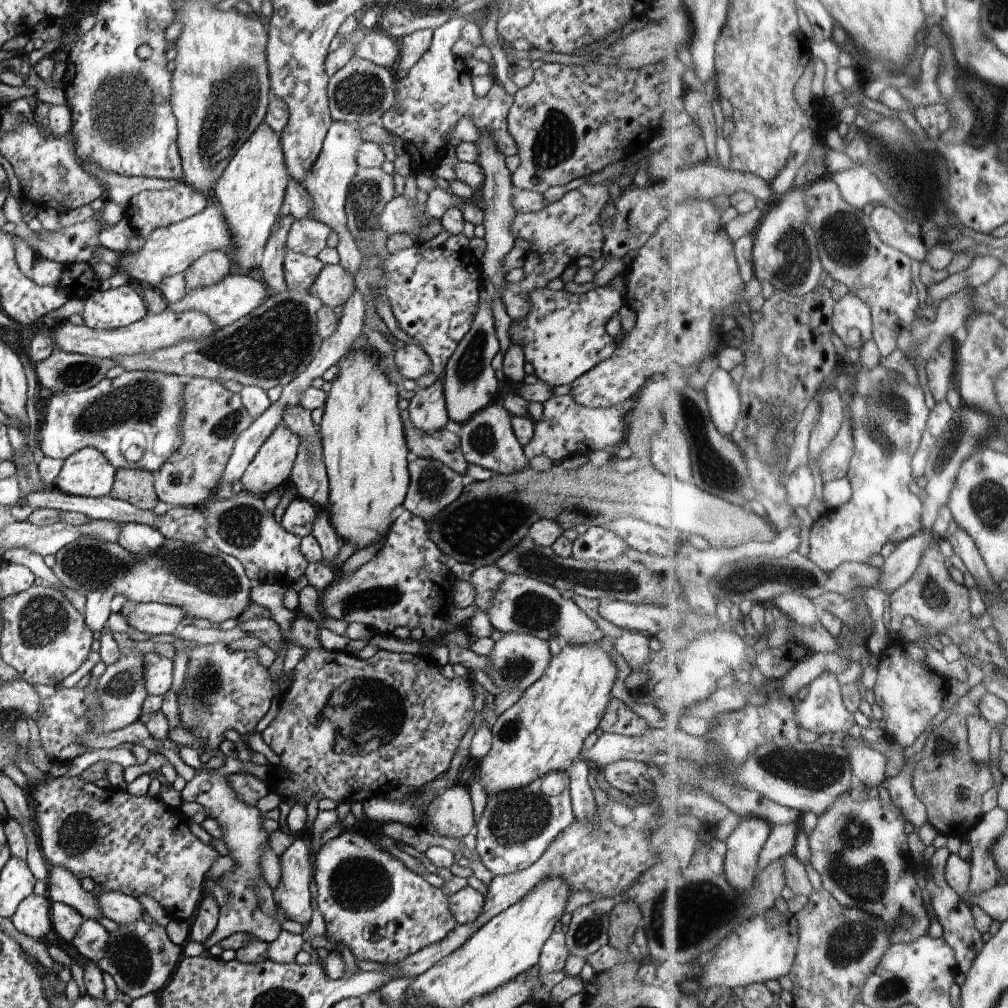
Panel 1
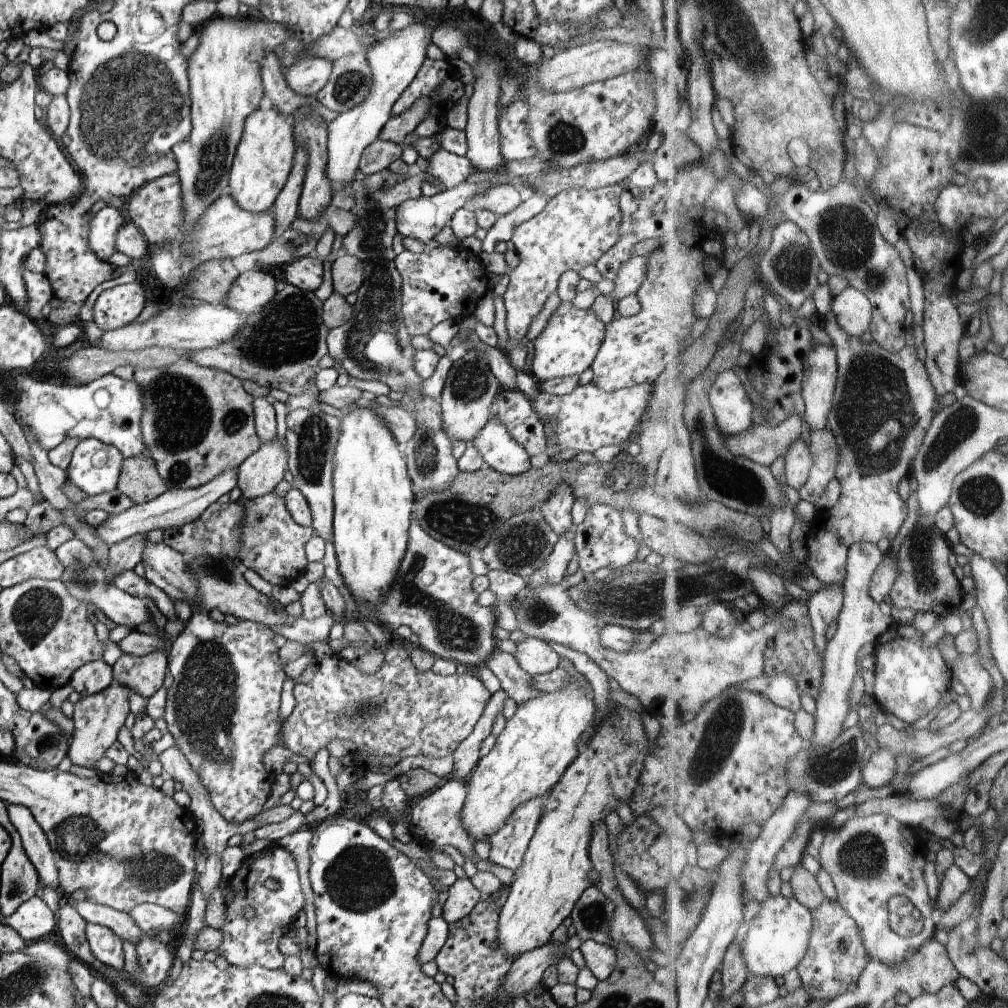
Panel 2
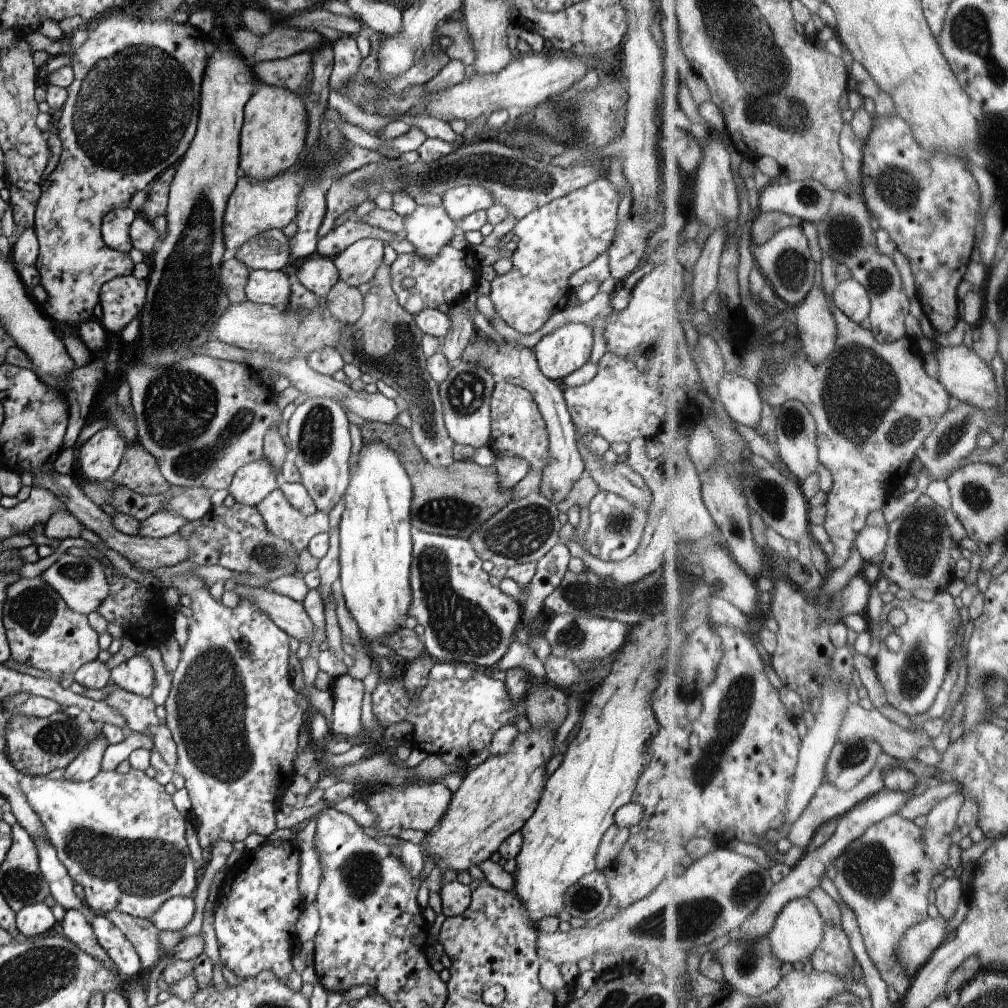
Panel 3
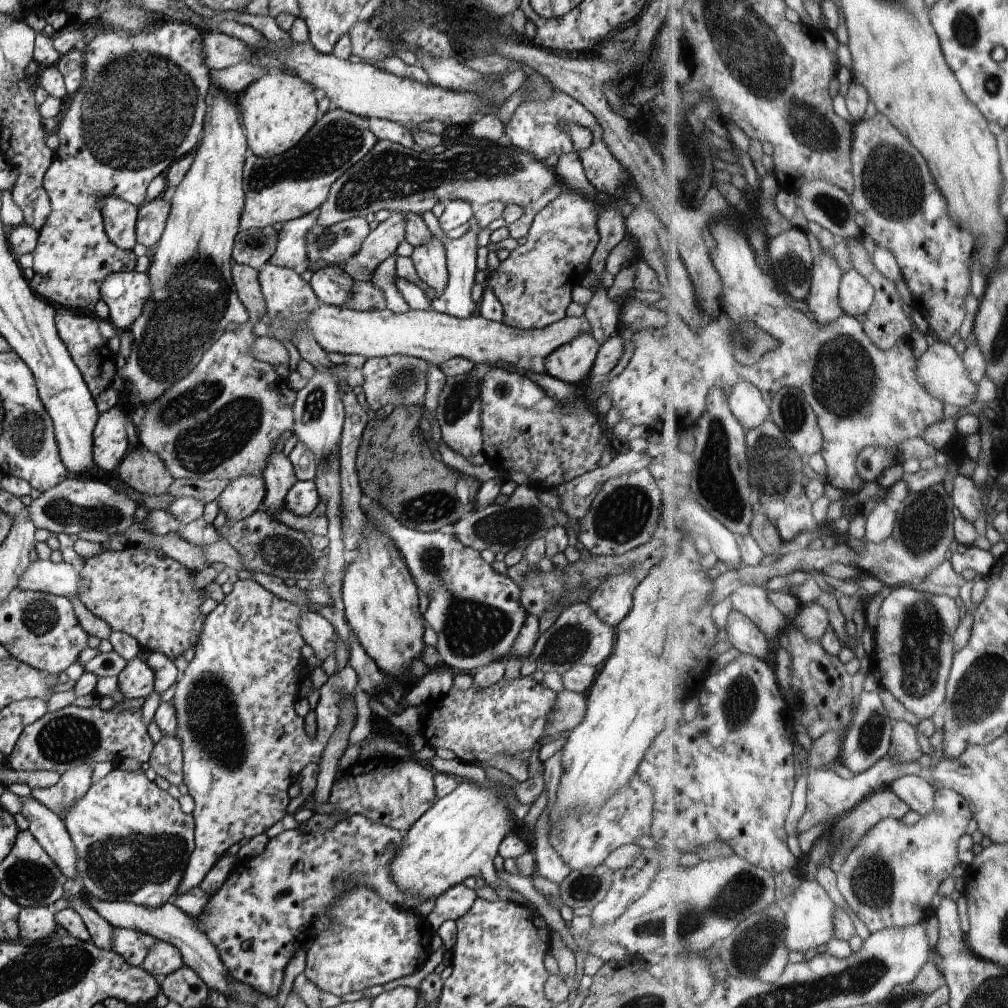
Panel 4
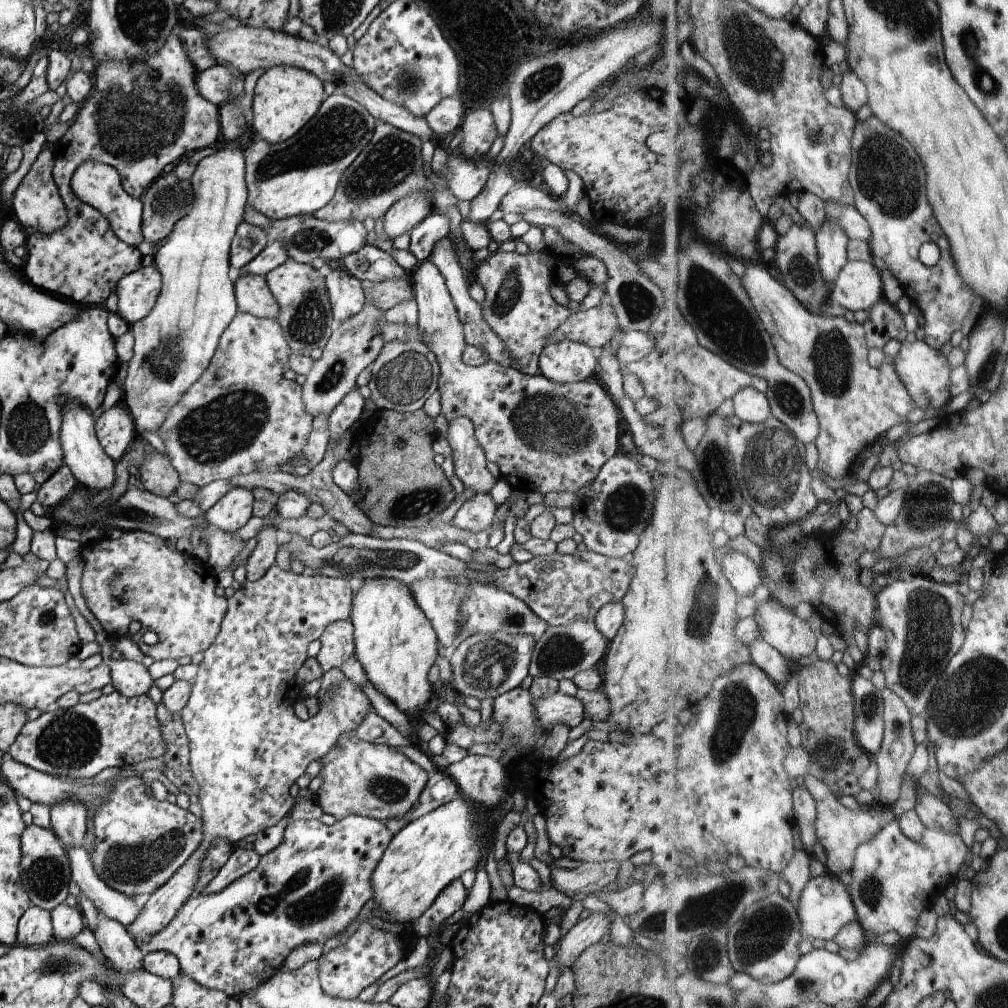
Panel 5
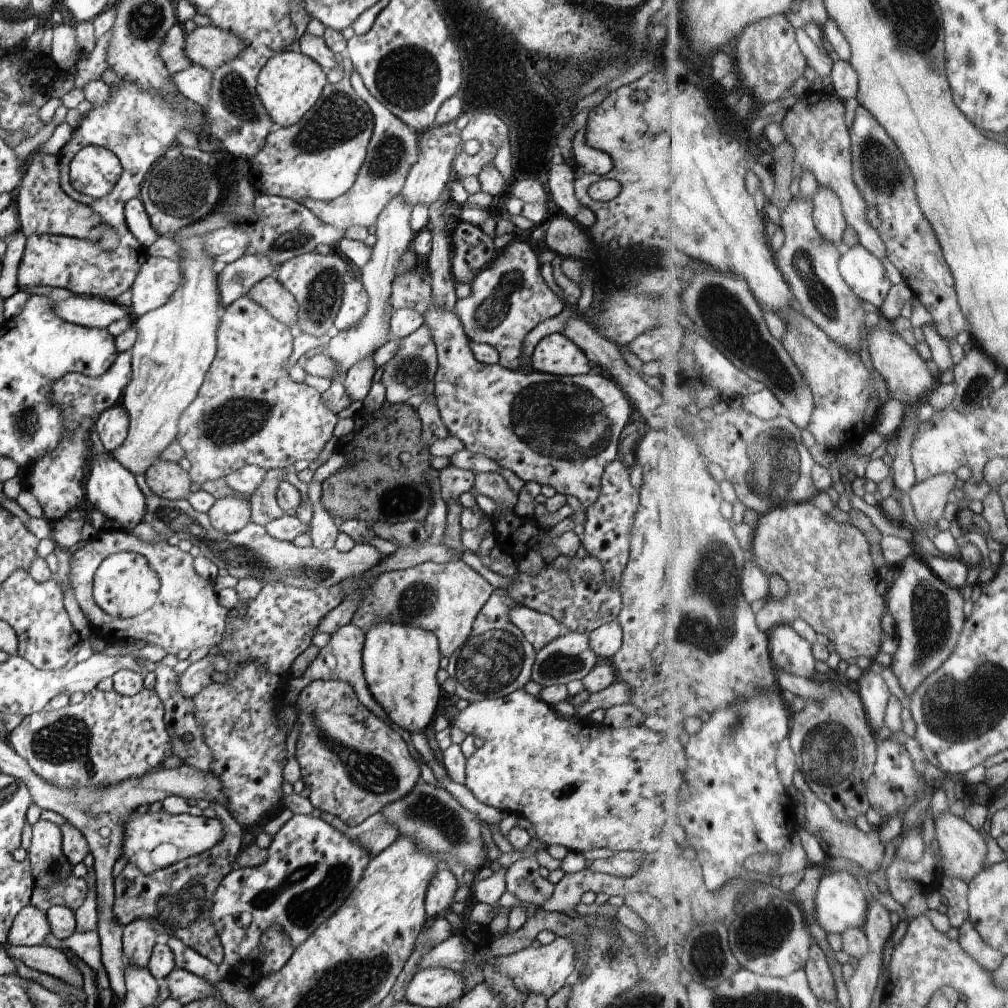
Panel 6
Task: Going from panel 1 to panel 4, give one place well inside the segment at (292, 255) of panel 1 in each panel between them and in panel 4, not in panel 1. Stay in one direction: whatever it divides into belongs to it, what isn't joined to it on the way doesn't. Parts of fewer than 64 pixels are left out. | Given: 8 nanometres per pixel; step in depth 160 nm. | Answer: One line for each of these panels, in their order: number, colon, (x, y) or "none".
2: (306, 273)
3: (317, 274)
4: (332, 285)

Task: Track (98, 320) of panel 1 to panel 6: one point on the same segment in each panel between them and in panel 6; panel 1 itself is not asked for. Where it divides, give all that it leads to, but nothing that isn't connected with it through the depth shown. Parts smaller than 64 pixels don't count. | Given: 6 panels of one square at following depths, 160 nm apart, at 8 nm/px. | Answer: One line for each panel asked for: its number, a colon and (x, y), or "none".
2: (117, 307)
3: (122, 299)
4: (126, 293)
5: (137, 292)
6: (158, 278)

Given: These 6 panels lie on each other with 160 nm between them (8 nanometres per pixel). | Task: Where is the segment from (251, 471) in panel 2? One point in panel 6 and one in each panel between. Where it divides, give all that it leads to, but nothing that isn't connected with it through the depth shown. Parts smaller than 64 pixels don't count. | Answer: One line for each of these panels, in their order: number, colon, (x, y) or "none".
3: (253, 482)
4: (244, 495)
5: (234, 509)
6: (228, 514)

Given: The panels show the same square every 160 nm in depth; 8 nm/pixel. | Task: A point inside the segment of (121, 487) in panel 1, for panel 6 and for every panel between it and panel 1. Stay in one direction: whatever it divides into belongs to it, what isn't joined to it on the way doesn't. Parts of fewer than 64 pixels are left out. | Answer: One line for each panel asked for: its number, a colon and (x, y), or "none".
2: (139, 479)
3: (139, 472)
4: (143, 470)
5: (158, 476)
6: (167, 479)

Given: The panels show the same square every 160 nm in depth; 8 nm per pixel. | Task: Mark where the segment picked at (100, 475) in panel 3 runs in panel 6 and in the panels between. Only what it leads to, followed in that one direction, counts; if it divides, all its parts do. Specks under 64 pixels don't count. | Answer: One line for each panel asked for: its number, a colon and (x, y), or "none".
4: (111, 445)
5: (115, 429)
6: (112, 425)

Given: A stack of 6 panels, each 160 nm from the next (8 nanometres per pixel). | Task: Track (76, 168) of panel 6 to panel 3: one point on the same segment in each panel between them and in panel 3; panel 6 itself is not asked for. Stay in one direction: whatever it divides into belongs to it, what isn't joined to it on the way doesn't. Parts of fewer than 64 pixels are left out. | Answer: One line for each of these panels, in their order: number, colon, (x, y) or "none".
3: (115, 225)
4: (119, 216)
5: (98, 184)

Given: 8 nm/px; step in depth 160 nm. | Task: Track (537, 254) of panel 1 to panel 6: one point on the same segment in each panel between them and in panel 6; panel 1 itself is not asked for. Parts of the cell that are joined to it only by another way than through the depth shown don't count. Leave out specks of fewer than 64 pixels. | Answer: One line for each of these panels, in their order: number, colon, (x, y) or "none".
2: (575, 228)
3: (555, 241)
4: (534, 284)
5: (518, 306)
6: (509, 298)

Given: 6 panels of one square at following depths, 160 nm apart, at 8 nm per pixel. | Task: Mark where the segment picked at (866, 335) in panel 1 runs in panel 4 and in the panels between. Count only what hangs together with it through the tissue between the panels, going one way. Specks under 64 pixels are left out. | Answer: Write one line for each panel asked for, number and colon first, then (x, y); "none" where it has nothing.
2: (855, 309)
3: (852, 297)
4: (858, 293)

